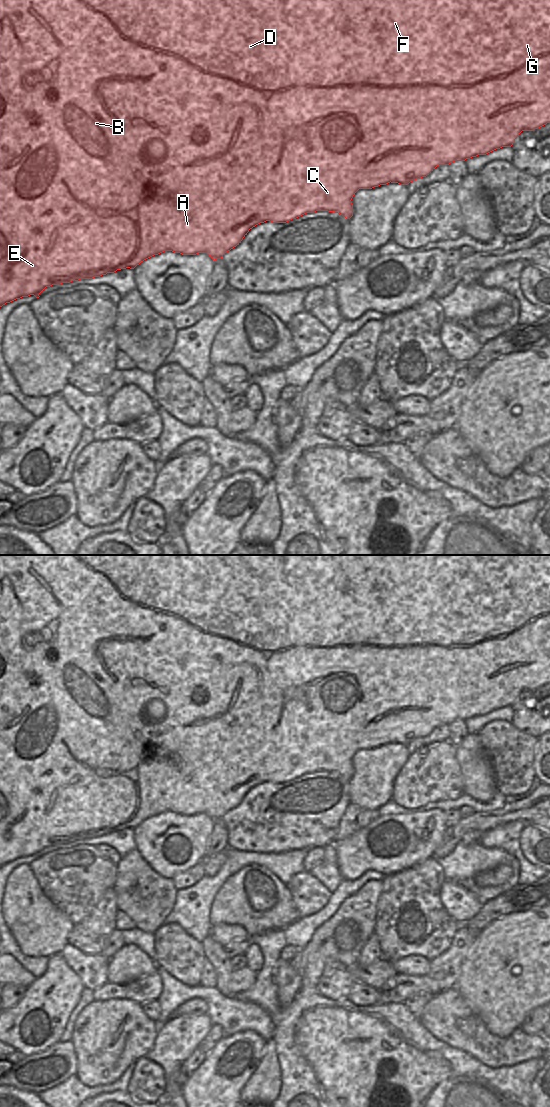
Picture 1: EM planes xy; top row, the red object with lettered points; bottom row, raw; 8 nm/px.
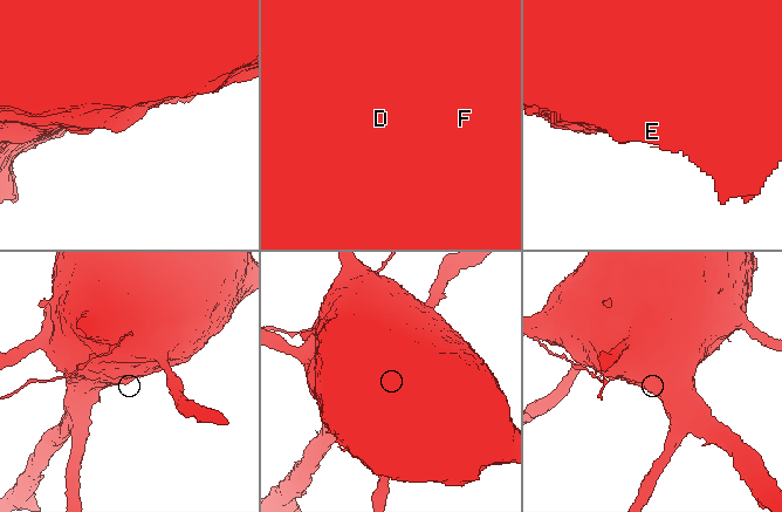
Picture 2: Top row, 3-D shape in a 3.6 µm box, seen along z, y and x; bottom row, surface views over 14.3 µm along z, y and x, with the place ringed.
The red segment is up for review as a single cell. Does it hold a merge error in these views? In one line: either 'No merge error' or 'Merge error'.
No merge error

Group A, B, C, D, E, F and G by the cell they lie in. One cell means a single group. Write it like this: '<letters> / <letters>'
A B C D E F G

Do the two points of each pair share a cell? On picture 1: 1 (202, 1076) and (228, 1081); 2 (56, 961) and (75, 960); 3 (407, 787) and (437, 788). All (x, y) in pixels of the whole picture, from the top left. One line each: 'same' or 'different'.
1: same
2: different
3: same

